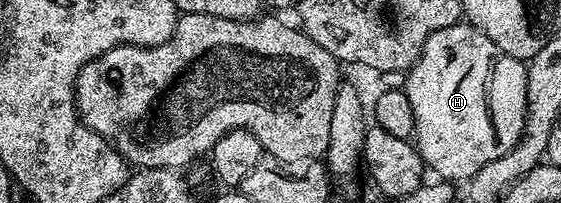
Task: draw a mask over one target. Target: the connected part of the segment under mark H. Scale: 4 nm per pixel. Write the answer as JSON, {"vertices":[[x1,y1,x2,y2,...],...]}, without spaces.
{"vertices":[[462,21,451,25,447,29,439,29,435,33,431,33,431,37,427,37,427,41,423,45,421,56,413,62,413,66,409,68,404,79,403,90,407,101,411,101,411,113,415,113,413,139,415,140,417,152,421,154,421,162,425,164,426,168,430,172,434,171,437,174,434,176,440,177,442,180,458,181,457,179,462,179,462,181,468,181,472,179,475,173,479,173,479,169,483,169,483,165,491,165,491,161,506,155,525,133,525,118,527,117,526,64,520,59,503,53,484,33,476,31,475,28,469,26,468,22]]}

